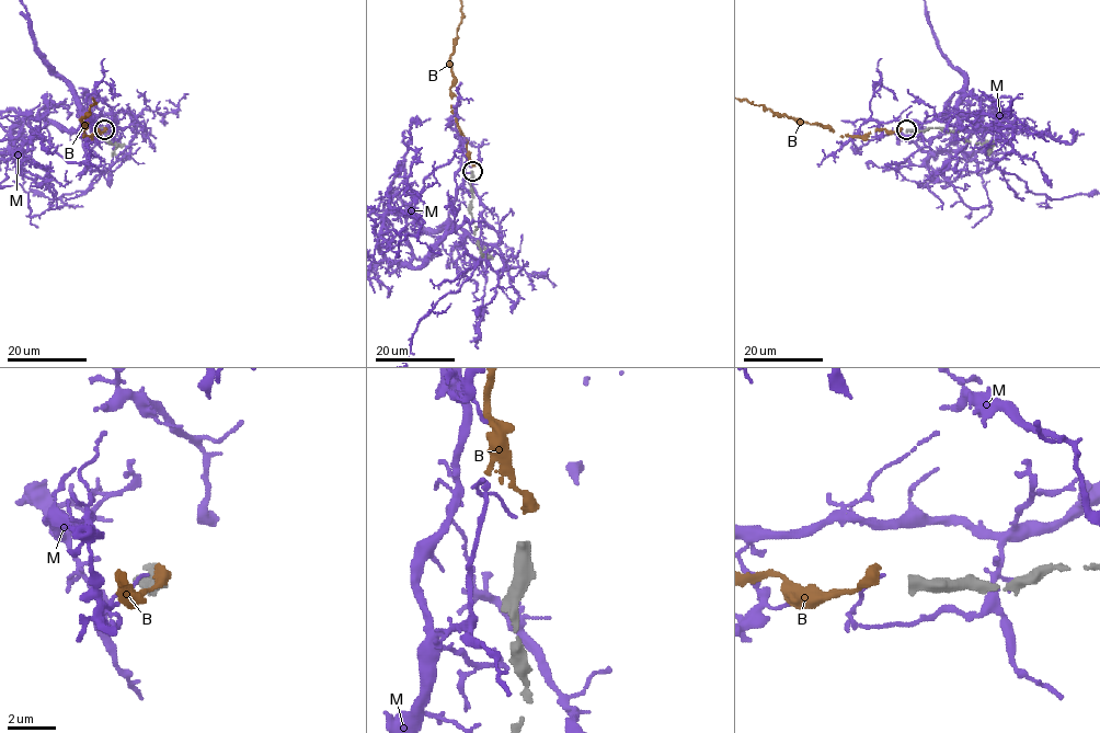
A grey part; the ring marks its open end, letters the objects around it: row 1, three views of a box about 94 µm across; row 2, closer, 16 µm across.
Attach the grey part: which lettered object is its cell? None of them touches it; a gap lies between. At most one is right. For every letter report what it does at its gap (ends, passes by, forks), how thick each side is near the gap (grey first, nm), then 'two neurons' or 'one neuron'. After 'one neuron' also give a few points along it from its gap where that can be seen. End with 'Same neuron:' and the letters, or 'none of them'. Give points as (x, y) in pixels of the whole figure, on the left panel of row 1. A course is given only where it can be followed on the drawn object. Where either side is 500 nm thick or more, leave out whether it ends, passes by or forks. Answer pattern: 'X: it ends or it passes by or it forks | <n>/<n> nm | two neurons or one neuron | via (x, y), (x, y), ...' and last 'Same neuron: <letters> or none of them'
B: it ends | 480/460 nm | one neuron
M: it ends | 480/120 nm | two neurons
Same neuron: B

